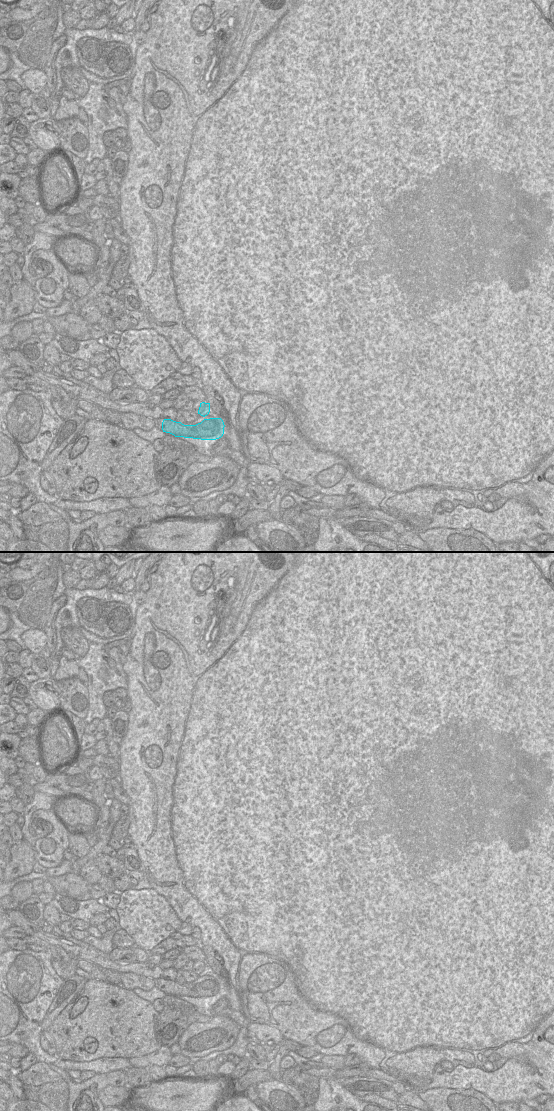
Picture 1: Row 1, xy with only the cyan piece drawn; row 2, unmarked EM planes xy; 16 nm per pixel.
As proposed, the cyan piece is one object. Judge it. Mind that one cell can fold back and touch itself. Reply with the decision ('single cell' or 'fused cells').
fused cells

